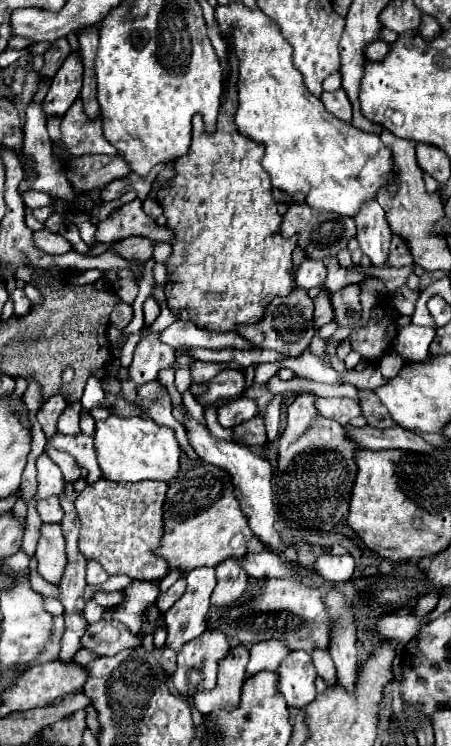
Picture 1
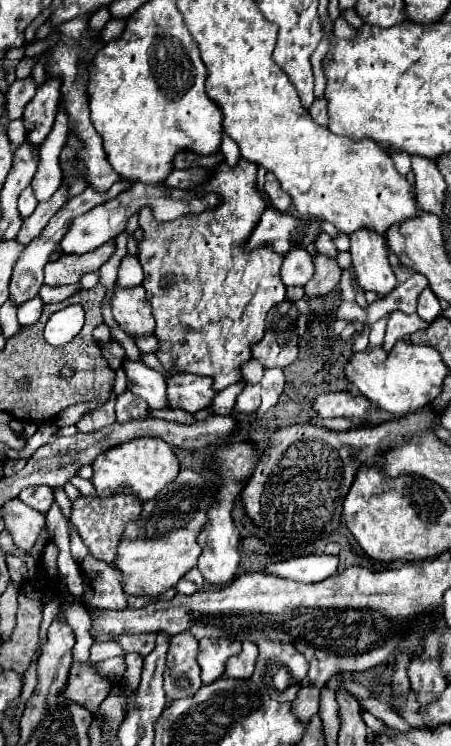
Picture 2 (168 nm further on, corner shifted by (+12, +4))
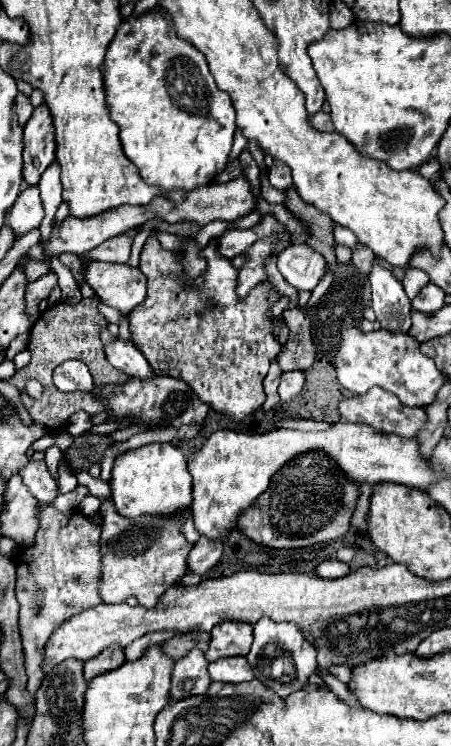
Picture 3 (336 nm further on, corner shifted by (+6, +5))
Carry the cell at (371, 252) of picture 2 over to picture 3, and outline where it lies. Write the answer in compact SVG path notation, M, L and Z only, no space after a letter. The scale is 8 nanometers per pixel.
M374 262L370 272L370 286L372 286L372 308L376 312L376 320L388 332L402 332L410 330L410 298L406 296L402 284L394 278L390 270Z

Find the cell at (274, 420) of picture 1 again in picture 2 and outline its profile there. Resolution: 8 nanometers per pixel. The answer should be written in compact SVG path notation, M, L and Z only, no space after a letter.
M266 369L260 385L262 385L262 403L260 403L260 409L256 409L258 417L262 417L278 401L280 393L284 389L284 373L282 373L282 369Z

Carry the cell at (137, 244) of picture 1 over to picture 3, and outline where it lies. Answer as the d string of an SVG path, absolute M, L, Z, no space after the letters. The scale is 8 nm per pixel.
M50 272L50 274L42 276L40 280L28 284L28 288L26 288L26 314L28 314L30 320L36 318L36 308L38 308L38 304L42 302L42 298L48 298L48 294L50 294L50 290L56 286L56 282L58 282L56 274Z

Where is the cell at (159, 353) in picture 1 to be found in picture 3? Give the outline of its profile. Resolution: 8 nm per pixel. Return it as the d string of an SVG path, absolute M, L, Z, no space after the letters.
M90 262L84 272L84 282L104 304L124 314L146 298L146 276L140 268L130 268L128 264Z

